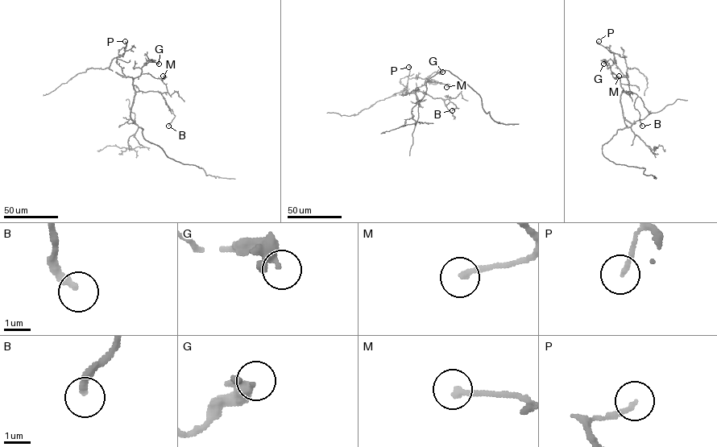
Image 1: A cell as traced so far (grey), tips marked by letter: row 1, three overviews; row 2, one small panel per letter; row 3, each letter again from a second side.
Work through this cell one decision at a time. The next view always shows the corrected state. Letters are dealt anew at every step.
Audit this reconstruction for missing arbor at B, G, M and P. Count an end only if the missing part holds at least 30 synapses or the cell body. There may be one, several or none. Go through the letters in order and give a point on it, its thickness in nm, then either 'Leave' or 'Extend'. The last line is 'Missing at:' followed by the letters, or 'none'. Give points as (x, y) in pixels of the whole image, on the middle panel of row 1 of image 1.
B: Place: (452, 110). Thickness 280 nm. Leave
G: Place: (442, 72). Thickness 220 nm. Leave
M: Place: (446, 87). Thickness 220 nm. Leave
P: Place: (408, 67). Thickness 160 nm. Leave
Missing at: none

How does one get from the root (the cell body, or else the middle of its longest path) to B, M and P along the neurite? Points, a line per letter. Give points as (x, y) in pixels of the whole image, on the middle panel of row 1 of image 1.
B: (419, 100), (414, 92), (416, 88), (433, 98), (441, 97), (445, 105), (453, 102), (458, 108), (452, 110)
M: (419, 100), (414, 91), (416, 88), (418, 91), (418, 87), (428, 80), (449, 85), (446, 87)
P: (419, 100), (414, 92), (418, 90), (416, 88), (405, 94), (392, 95), (407, 87), (408, 67)

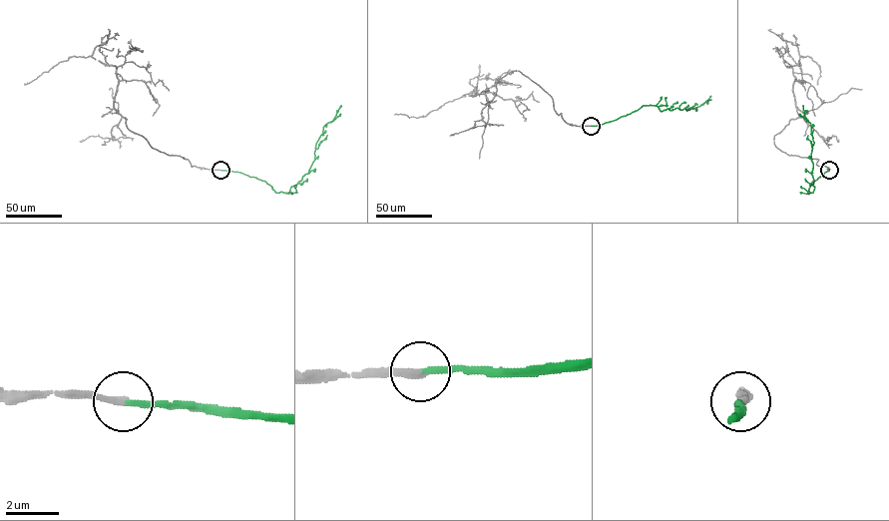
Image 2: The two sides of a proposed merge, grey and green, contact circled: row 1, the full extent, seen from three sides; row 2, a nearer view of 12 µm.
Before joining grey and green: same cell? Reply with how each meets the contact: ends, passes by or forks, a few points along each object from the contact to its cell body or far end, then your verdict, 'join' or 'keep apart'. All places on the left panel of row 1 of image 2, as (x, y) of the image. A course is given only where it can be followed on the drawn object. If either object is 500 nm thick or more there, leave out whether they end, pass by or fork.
grey ends | green ends | grey via (221, 170), (192, 166), (131, 131), (114, 108), (118, 83), (114, 65), (74, 56), (25, 83) | green via (221, 170), (255, 177), (276, 193), (288, 193), (307, 173), (323, 127), (332, 121), (341, 105) | join

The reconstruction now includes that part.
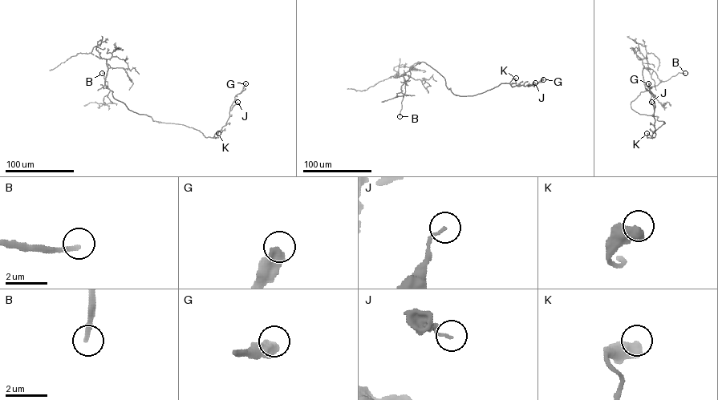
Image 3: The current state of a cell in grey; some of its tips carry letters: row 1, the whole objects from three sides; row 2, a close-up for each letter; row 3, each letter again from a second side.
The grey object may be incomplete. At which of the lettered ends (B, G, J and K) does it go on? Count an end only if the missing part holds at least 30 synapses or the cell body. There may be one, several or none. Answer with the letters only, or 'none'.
B

